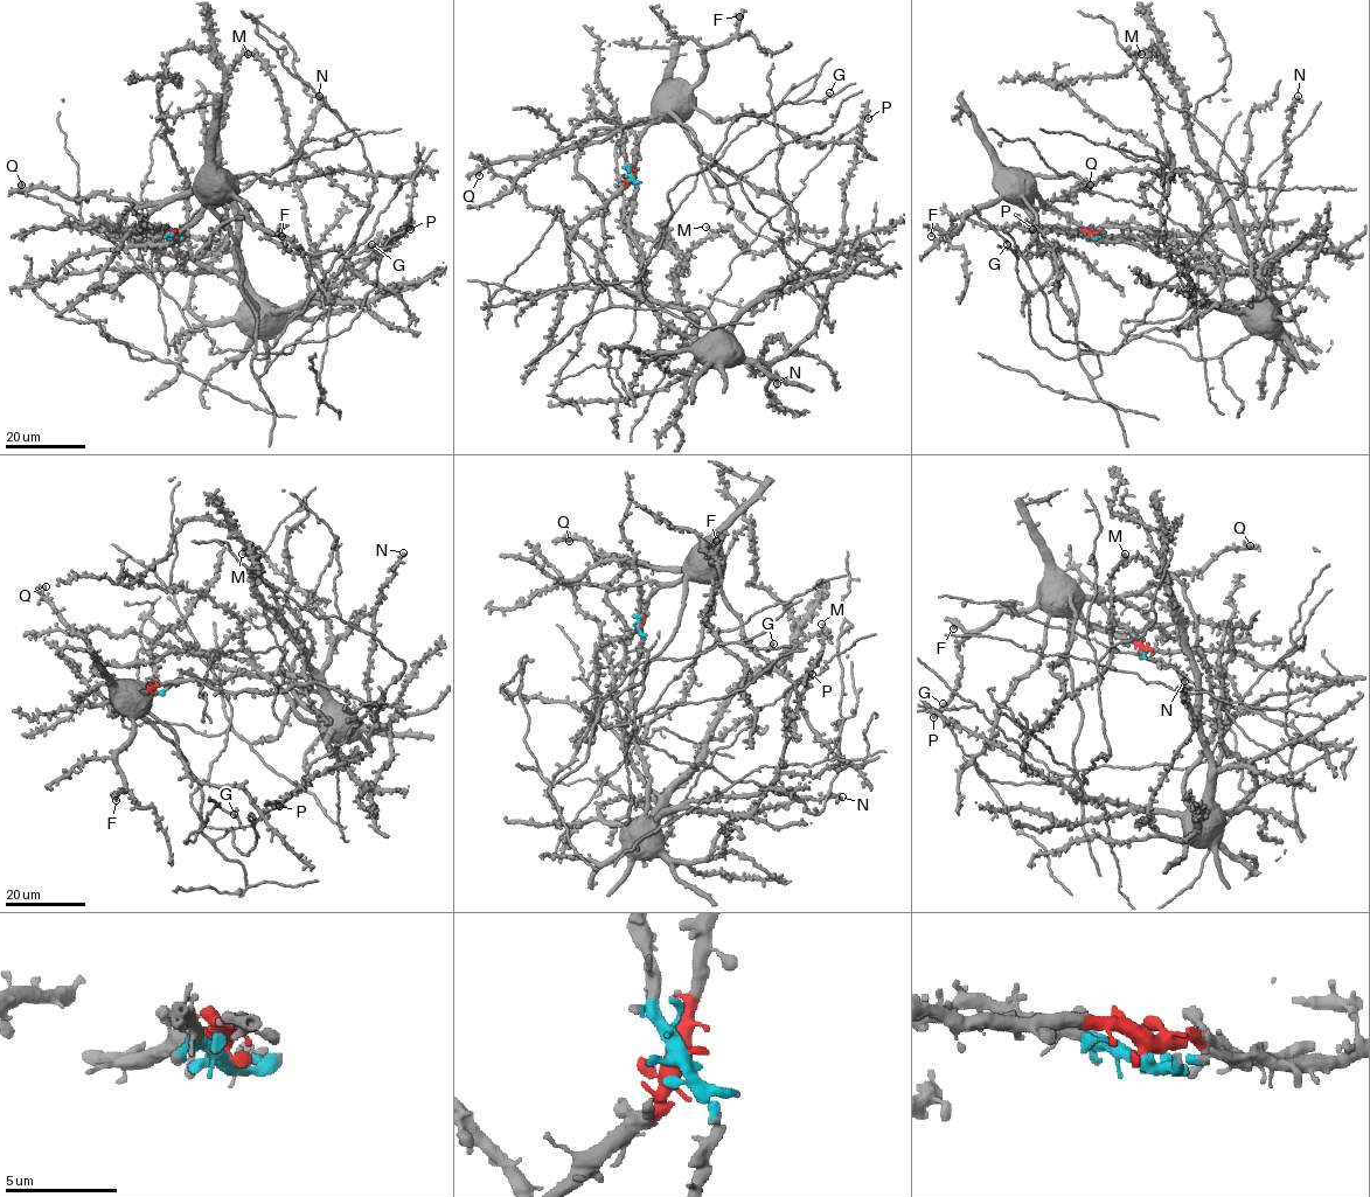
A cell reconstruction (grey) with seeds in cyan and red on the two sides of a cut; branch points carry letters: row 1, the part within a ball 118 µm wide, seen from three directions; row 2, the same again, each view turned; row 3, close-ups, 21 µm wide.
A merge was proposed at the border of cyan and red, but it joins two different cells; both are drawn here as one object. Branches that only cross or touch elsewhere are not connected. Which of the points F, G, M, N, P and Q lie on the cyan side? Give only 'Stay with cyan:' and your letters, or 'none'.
Stay with cyan: M, N, P

